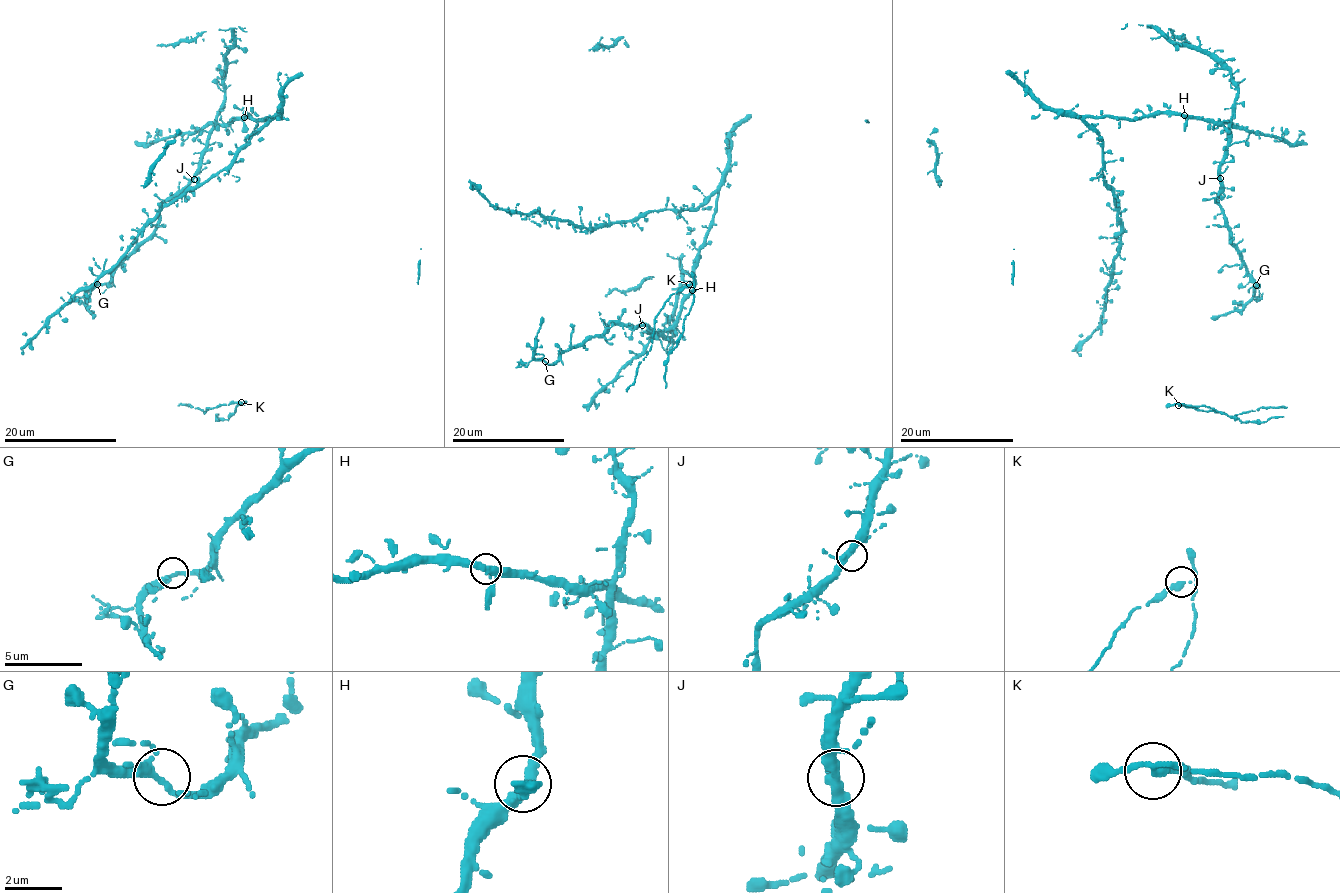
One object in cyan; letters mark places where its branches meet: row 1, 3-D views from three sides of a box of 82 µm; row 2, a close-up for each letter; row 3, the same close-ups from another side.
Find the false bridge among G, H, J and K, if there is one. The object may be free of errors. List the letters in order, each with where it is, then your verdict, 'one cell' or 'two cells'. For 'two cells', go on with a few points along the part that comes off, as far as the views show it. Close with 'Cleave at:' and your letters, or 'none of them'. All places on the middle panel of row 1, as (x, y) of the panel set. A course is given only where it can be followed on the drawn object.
G: (545, 361) | one cell
H: (692, 290) | one cell
J: (642, 325) | one cell
K: (689, 284) | two cells | (688, 285), (694, 286), (694, 302), (678, 342), (669, 355), (666, 387)
Cleave at: K

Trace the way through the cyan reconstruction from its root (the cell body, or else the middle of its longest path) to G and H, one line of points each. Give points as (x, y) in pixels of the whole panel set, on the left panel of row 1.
G: (192, 176), (187, 186), (160, 205), (156, 229), (112, 273), (108, 283), (97, 284)
H: (192, 176), (211, 128), (215, 124), (229, 124), (244, 117)

